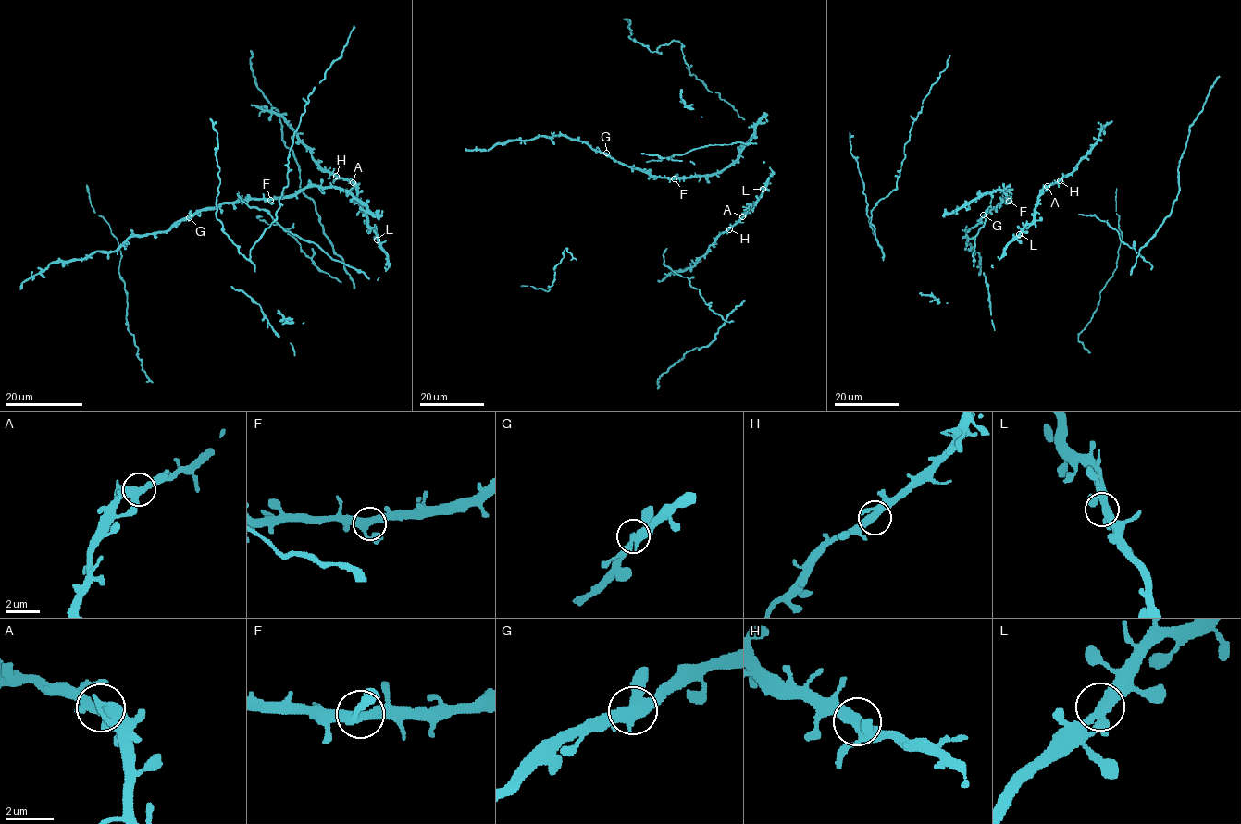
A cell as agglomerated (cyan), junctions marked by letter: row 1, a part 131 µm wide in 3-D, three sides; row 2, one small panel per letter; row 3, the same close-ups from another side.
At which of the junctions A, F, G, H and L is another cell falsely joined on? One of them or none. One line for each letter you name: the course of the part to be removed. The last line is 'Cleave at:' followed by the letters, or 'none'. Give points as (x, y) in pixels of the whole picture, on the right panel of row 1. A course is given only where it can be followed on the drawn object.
Cleave at: none

